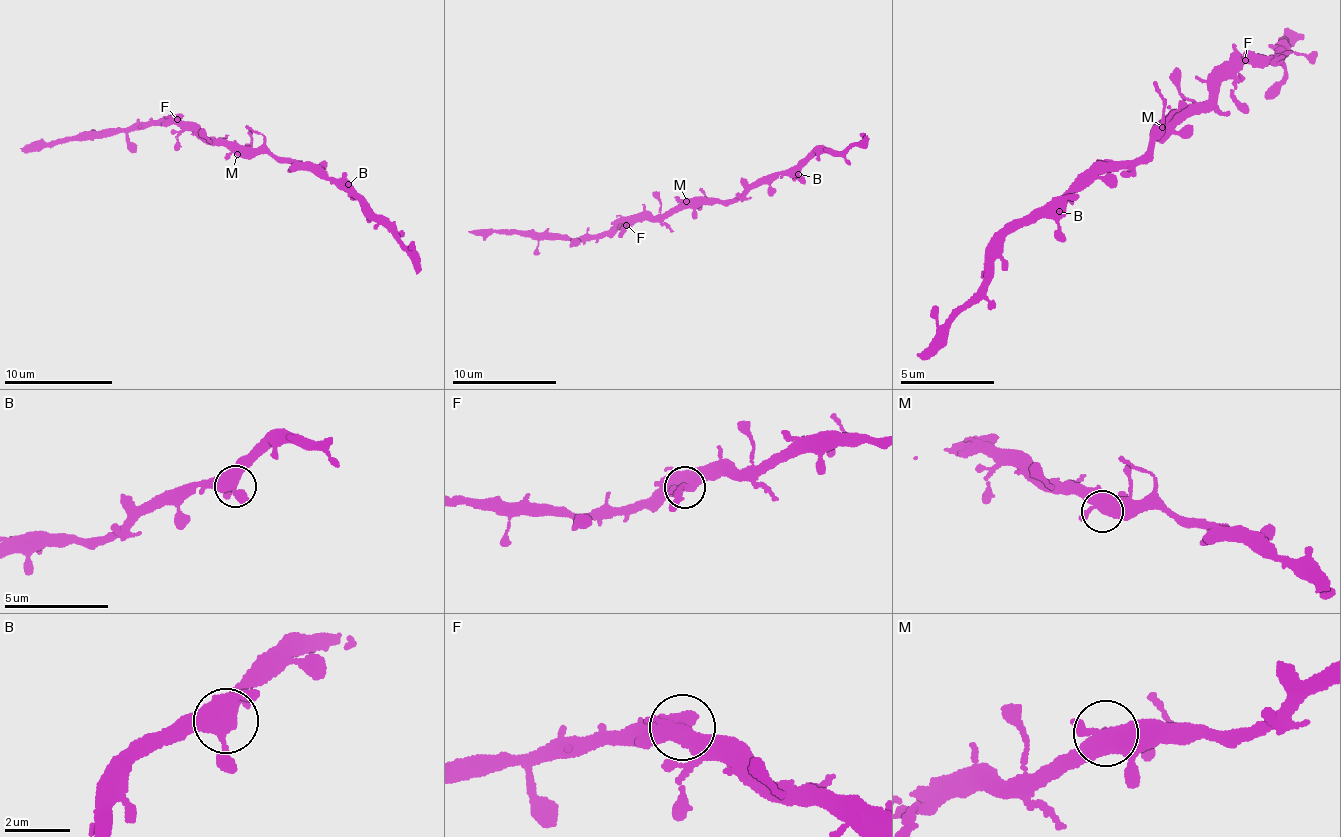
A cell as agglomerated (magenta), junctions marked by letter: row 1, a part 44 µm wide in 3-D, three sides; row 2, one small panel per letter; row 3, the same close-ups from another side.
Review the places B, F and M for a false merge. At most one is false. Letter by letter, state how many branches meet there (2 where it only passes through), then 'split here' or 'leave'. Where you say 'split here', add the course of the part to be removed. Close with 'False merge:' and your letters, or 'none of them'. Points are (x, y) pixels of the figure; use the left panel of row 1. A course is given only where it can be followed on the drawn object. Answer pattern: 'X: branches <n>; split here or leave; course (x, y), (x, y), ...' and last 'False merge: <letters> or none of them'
B: branches 4; leave
F: branches 5; leave
M: branches 4; leave
False merge: none of them

